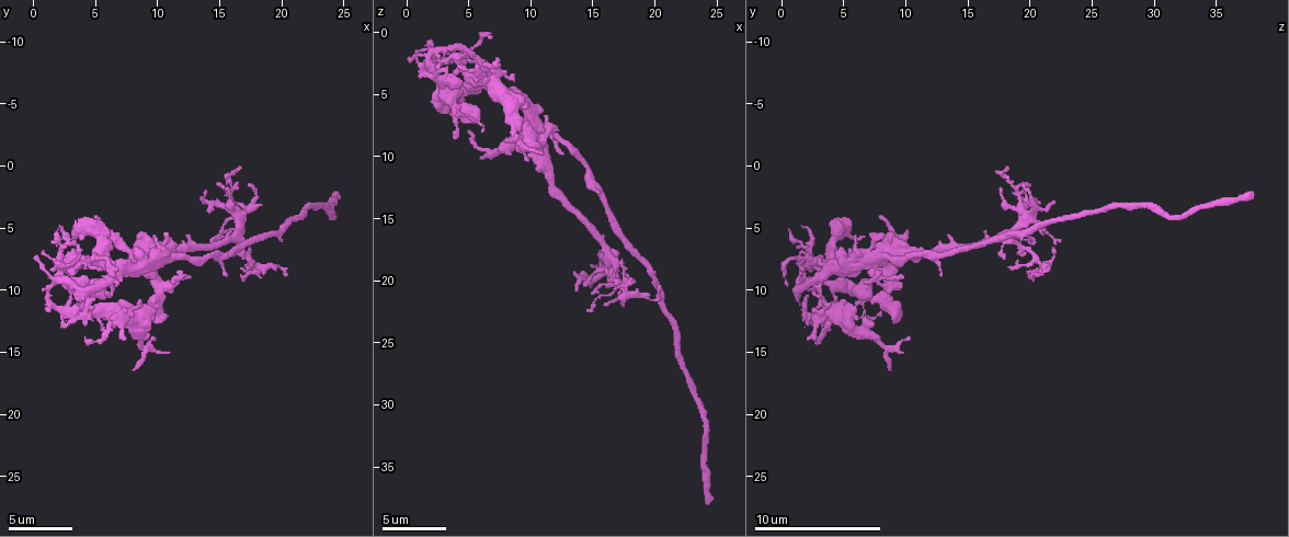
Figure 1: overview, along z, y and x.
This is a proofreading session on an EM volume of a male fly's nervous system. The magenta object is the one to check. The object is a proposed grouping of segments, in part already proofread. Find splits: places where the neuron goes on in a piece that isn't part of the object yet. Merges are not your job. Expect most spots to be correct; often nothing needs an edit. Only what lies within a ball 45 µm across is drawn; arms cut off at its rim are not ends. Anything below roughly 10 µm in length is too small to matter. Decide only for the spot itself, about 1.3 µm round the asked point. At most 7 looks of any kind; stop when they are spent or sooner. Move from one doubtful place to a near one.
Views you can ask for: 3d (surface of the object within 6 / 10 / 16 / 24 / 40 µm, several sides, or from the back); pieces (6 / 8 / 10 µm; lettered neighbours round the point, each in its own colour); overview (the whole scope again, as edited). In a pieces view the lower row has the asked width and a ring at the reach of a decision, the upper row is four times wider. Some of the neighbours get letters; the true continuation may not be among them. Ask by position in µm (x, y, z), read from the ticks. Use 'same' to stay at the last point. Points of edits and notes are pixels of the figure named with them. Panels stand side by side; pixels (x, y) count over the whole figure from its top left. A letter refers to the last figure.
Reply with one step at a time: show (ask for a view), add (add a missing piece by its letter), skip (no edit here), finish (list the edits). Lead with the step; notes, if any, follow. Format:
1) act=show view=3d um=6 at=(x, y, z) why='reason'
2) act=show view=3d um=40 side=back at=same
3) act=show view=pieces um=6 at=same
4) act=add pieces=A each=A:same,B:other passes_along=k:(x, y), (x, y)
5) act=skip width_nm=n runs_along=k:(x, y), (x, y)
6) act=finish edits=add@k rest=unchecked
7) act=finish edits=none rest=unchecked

act=show view=3d um=10 at=(8.2, 16.2, 8.6) why='branch stops here'

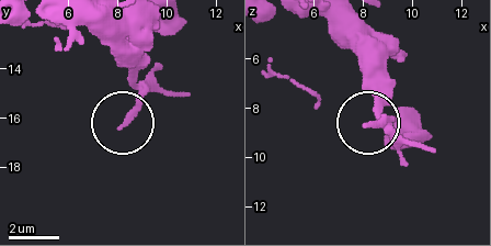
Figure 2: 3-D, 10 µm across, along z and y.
act=show view=pieces um=10 at=(8.1, 16.3, 8.6)

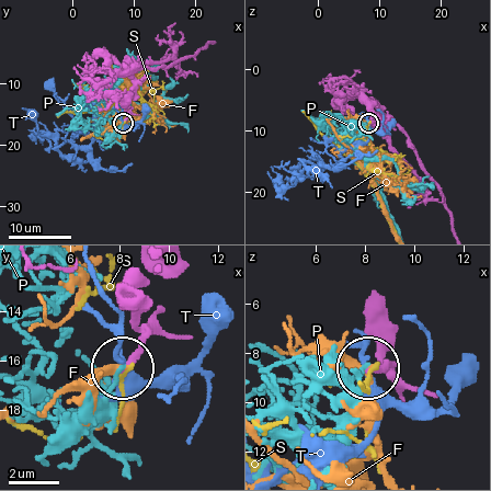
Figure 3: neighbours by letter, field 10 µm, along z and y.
act=skip each=F:other,P:other,S:other,T:other runs_along=3:(116, 296), (137, 335), (126, 365) found='no lettered piece goes on from it'

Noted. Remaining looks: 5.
act=show view=pieces um=6 at=(17.2, 8.0, 18.2) why='tapers out'

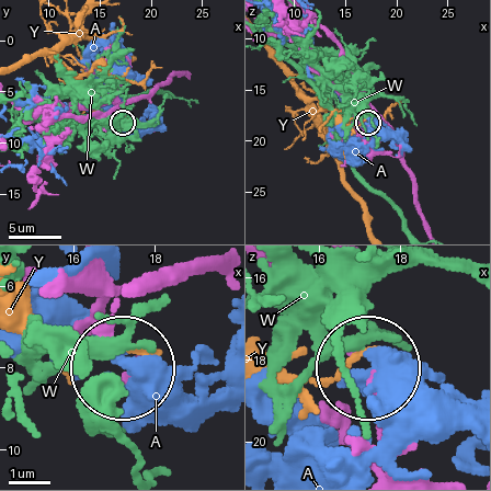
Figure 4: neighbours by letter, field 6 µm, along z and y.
act=skip each=A:other,W:other,Y:other found='none of them fits'

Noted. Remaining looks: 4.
act=show view=3d um=6 at=(16.6, 0.2, 18.2) why='tapers out'

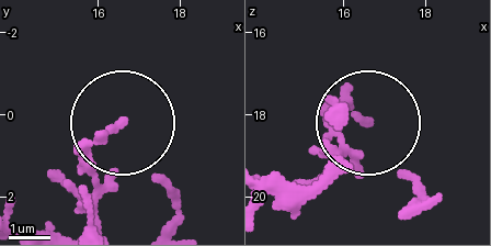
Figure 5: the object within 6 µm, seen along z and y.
act=show view=pieces um=6 at=(16.50, 0.25, 18.15)

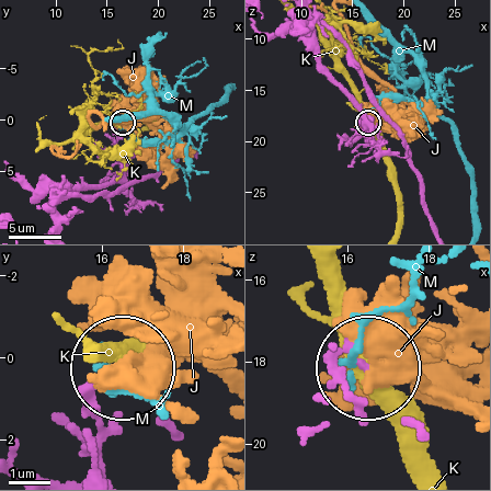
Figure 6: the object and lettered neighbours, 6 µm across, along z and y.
act=skip width_nm=190 each=J:other,K:other,M:other found='none of them fits'

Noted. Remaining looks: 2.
act=show view=pieces um=8 at=(5.2, 4.0, 8.2) why='an open end'

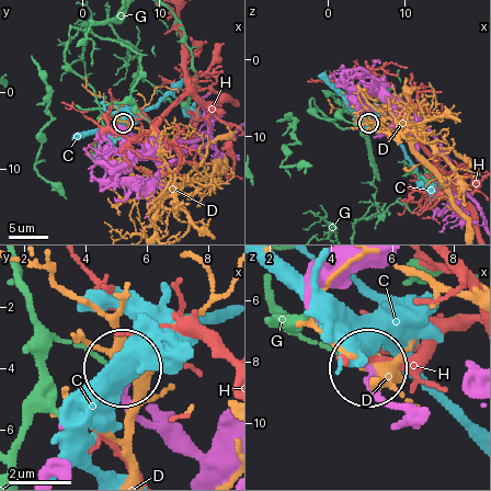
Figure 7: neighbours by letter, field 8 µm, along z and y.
act=skip width_nm=180 each=C:other,D:other,G:other,H:other found='no lettered piece goes on from it'

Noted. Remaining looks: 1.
act=finish edits=none rest=unchecked

